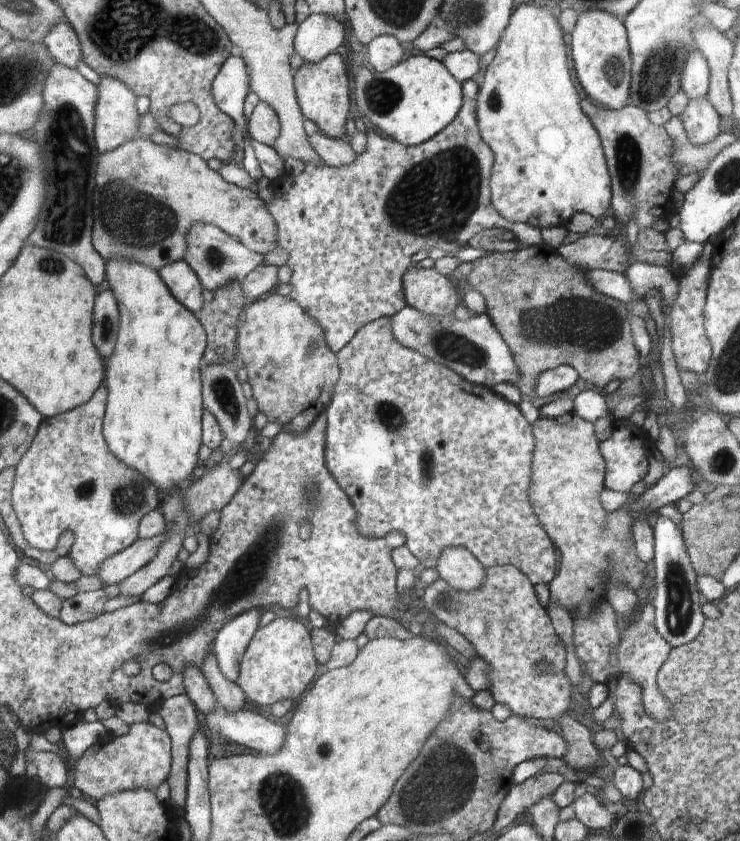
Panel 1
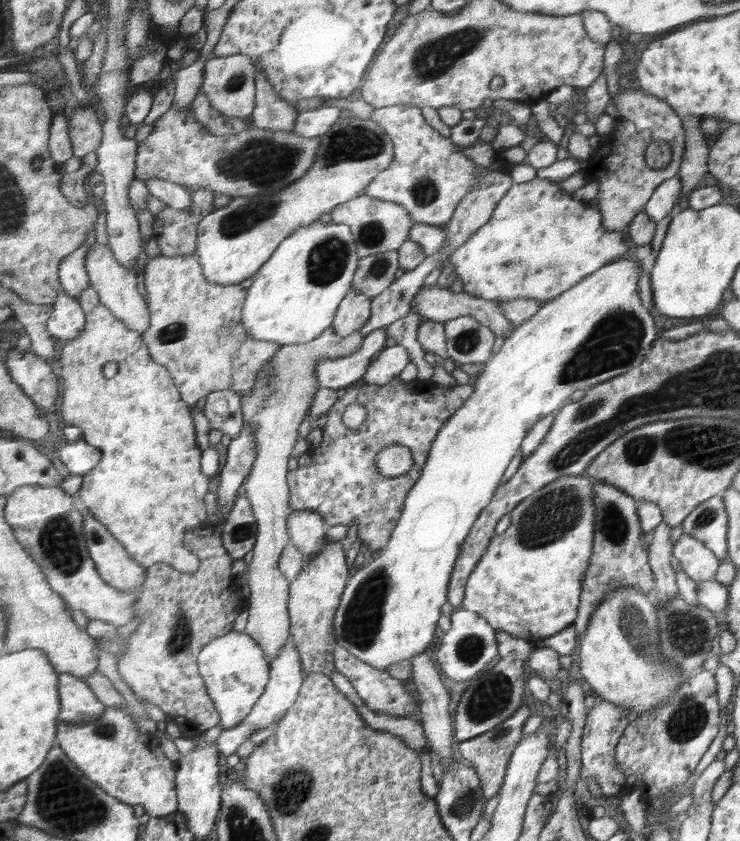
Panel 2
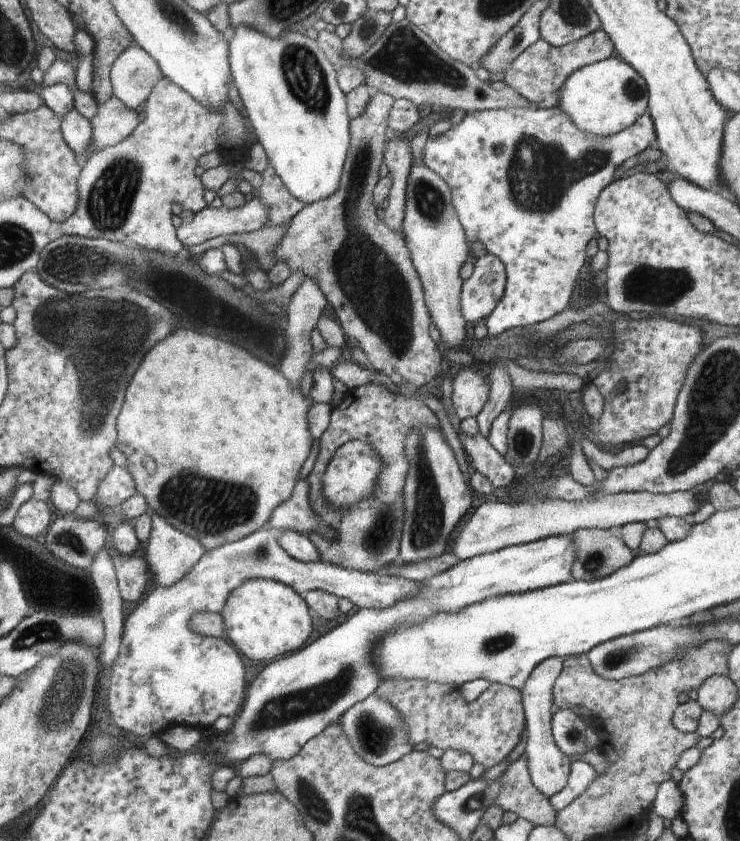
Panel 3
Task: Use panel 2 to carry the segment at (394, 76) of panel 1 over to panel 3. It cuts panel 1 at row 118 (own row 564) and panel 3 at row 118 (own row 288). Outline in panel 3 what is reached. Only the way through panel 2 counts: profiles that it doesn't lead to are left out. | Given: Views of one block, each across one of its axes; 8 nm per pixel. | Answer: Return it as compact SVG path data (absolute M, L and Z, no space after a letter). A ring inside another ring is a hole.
M616 55L572 73L564 82L559 98L556 107L567 112L580 130L609 137L626 130L643 116L650 106L650 89L644 84L643 75Z

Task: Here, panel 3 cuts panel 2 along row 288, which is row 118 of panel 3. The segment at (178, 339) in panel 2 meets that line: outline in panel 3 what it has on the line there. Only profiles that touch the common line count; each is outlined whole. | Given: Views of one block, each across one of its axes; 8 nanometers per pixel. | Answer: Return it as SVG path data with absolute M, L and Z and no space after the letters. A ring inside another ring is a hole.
M165 76L160 80L160 84L156 84L145 104L146 118L136 132L119 145L98 151L88 162L83 162L83 174L79 182L79 209L66 222L56 225L56 236L63 234L110 239L129 245L140 245L149 250L159 250L166 255L185 255L186 246L179 237L179 229L174 226L174 204L177 202L184 210L190 209L197 213L209 206L204 196L207 186L203 177L196 174L200 158L216 150L224 158L224 162L240 162L248 156L254 144L249 138L246 117L244 118L232 101L226 101L225 105L221 106L222 109L207 107L170 77Z

